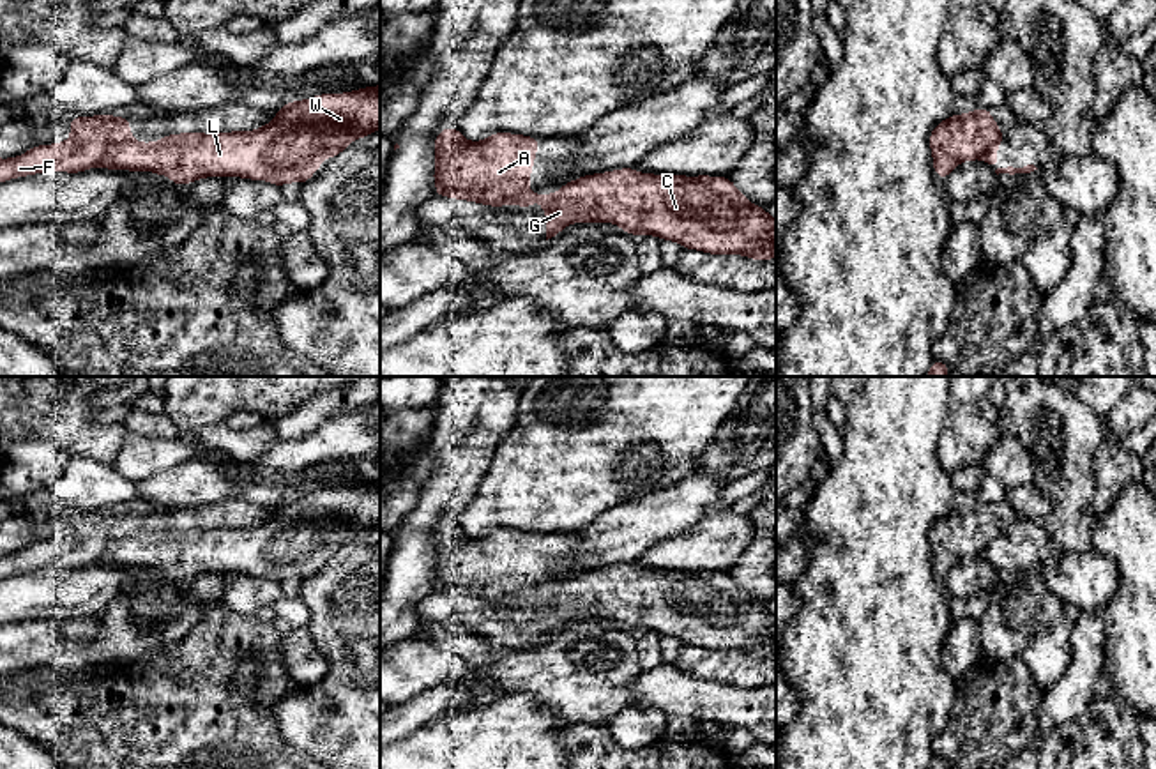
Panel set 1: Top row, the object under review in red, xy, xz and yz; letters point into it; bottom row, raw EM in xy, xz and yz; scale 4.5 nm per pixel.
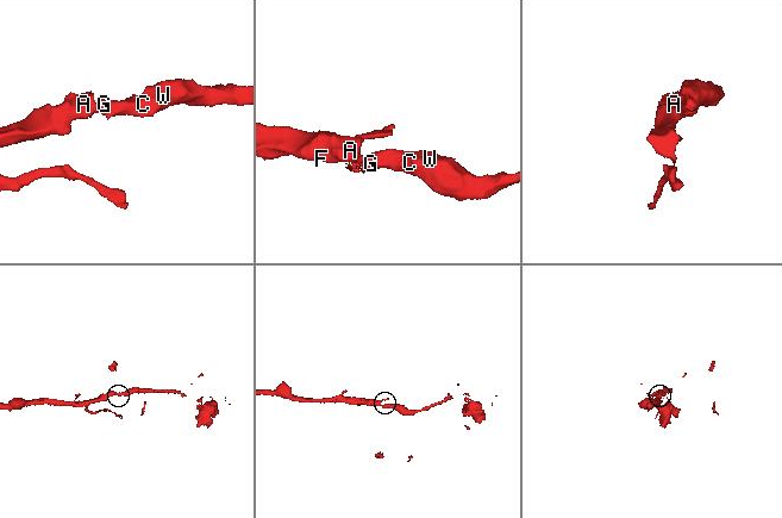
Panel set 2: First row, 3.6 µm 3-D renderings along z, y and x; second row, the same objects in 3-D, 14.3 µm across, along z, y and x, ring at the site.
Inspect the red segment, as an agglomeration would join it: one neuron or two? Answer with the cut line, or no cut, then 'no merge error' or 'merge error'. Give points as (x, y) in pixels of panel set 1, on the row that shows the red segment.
cut in xy along (131, 140), (114, 144), (98, 165); merge error

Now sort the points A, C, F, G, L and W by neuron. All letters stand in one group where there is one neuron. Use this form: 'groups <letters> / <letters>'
groups A F / C G L W

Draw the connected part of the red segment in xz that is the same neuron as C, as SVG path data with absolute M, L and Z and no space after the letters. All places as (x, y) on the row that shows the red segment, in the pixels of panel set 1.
M620 168L564 184L557 193L523 193L504 205L541 202L546 240L571 223L615 223L636 237L656 235L684 249L776 258L776 219L741 194L728 177L640 173Z

